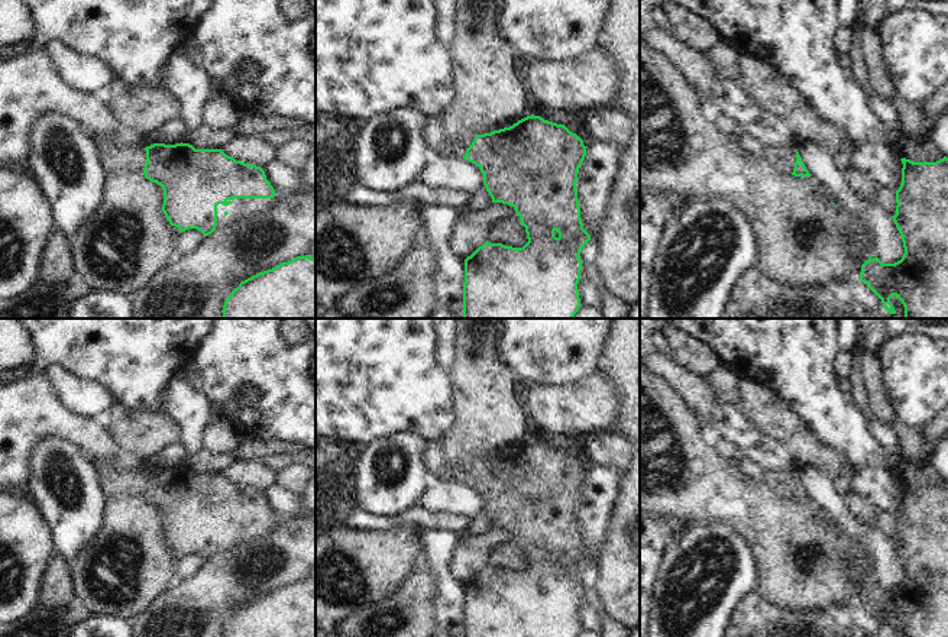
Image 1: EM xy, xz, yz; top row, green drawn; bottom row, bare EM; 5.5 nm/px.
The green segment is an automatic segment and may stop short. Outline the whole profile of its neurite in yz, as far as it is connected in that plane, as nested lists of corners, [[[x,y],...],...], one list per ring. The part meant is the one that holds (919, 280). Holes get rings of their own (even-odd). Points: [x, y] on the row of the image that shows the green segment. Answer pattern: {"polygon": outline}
{"polygon": [[[902,158],[902,184],[896,191],[893,222],[902,236],[905,253],[894,263],[883,263],[877,256],[861,265],[860,281],[881,300],[884,310],[894,314],[890,301],[896,295],[905,307],[905,318],[948,318],[948,158],[936,162],[913,162]]]}

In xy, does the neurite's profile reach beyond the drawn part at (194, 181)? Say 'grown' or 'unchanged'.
grown

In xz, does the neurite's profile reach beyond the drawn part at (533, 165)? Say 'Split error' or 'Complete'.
Split error

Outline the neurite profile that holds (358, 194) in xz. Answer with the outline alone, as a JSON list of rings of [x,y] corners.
[[[353,182],[342,200],[344,204],[350,206],[389,206],[402,198],[395,194],[382,194],[362,184]]]

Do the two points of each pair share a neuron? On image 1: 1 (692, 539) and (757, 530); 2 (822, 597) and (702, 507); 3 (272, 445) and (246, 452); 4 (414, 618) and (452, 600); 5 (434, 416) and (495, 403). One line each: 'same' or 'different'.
1: different
2: same
3: same
4: different
5: different

